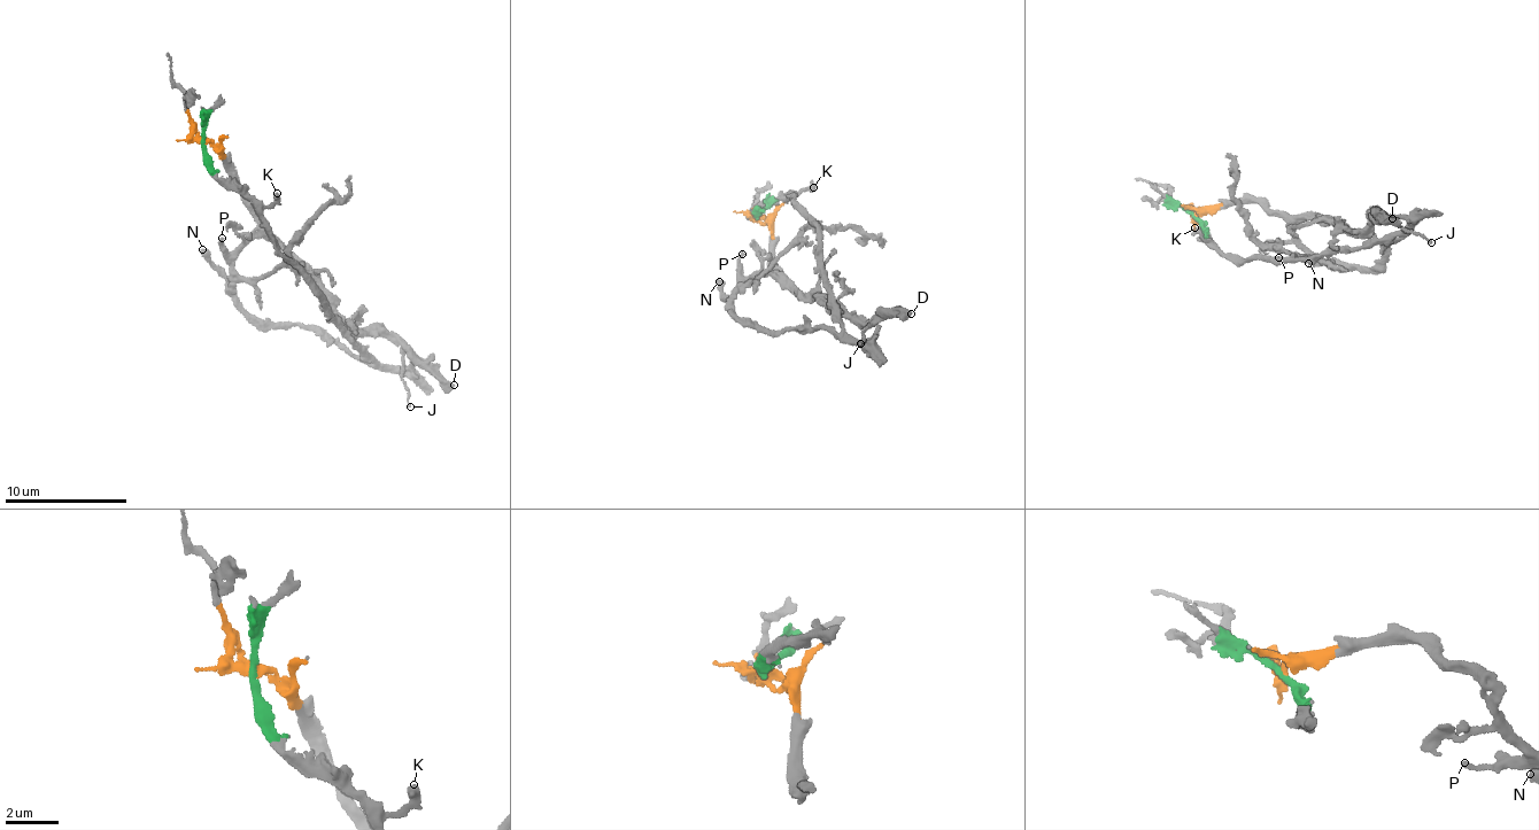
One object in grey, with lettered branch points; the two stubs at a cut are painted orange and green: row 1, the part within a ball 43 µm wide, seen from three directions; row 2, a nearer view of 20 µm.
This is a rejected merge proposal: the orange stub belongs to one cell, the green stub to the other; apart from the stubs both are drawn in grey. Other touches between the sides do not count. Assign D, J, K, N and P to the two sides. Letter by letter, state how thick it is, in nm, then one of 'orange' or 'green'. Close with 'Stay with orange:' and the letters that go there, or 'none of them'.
D: 550 nm | orange
J: 110 nm | orange
K: 340 nm | green
N: 320 nm | green
P: 160 nm | orange
Stay with orange: D, J, P

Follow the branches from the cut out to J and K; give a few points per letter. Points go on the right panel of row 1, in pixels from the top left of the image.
J: (1195, 216), (1208, 206), (1254, 201), (1358, 231), (1373, 211), (1430, 242)
K: (1195, 216), (1203, 240), (1201, 234), (1207, 239), (1195, 226)

